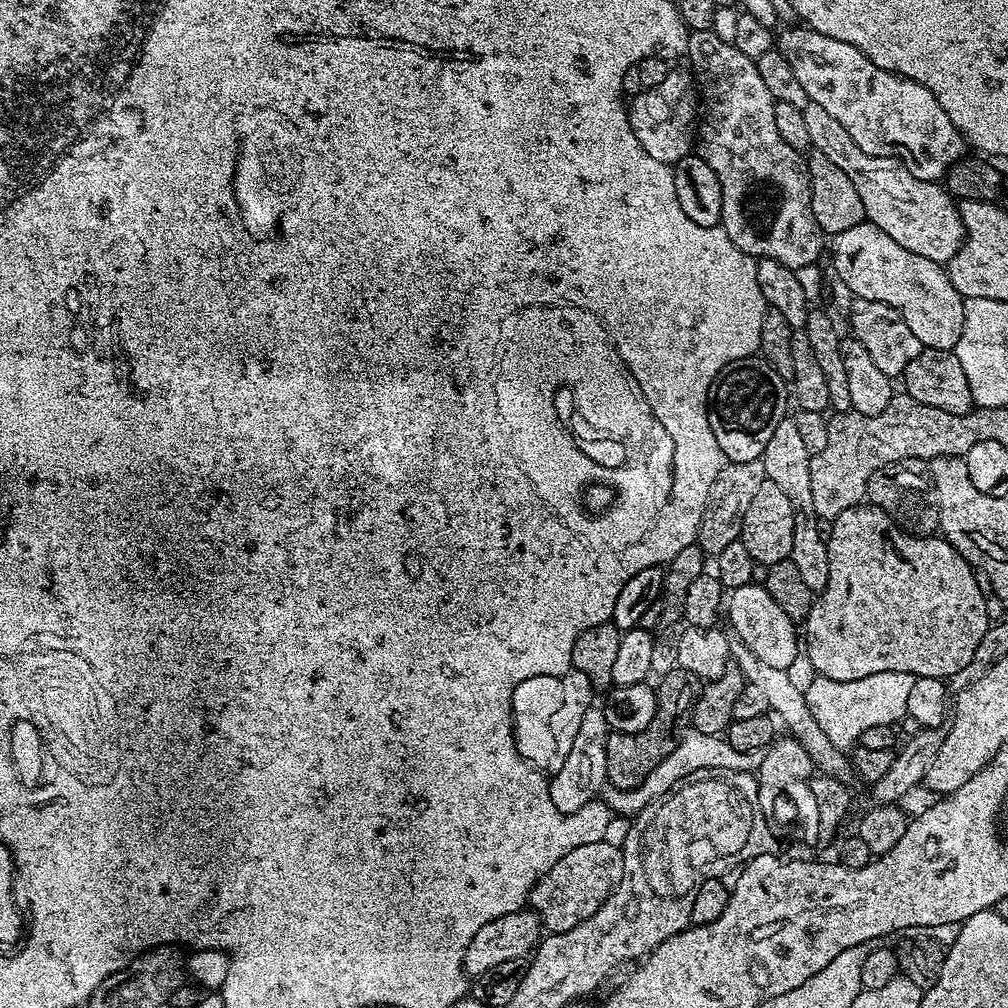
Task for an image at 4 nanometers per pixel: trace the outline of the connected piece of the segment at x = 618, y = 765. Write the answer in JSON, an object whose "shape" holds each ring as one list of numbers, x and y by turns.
{"shape":[[676,667,665,676,659,677,656,689,656,713,654,722,646,726,646,730,638,730,638,734,622,734,609,731,606,742,606,771,612,776,644,776,649,768,660,760,664,753,682,744,682,733,689,727,692,708,700,693,702,681,690,670]]}

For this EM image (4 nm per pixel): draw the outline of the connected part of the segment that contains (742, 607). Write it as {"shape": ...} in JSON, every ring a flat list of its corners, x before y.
{"shape":[[750,583,731,589,726,596,726,620,732,623,731,631,735,639,746,642,754,655,766,662,766,666,786,669,796,656,801,655,802,644,798,639,797,621,791,620,786,610,782,610,782,606,770,598,763,584]]}

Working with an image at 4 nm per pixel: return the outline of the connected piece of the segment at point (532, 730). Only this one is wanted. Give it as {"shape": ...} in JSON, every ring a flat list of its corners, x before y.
{"shape":[[569,670,565,676,539,676,526,678,526,682,518,682,512,695,512,726,518,754,533,768,538,768,545,774,555,774,558,770,562,770,566,754,570,754,570,746,574,746,578,726,582,726,582,717,585,716,588,708,593,707,592,695,594,689,590,678,575,670]]}

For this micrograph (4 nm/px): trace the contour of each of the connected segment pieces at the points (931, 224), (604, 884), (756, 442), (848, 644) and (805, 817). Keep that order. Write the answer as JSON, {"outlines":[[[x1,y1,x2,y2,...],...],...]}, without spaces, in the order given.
{"outlines":[[[810,102,803,112,811,147,826,154,826,158,854,182,854,190,858,190,858,198,862,198,867,223,876,224,878,230,886,230,898,246,906,246,906,250,939,264,947,265,948,260,958,254,964,241,964,227,957,201,947,187,914,178,899,160,866,155,854,138,846,134,846,126,842,126,838,118,826,114,822,106]],[[604,839,598,842,580,844,574,850,570,850,570,854,566,854,566,858,554,862,554,866,550,866,548,873,532,887,530,897,531,911,540,915,540,923,549,933,574,930,574,926,586,922,586,918,590,918,604,905,606,898,612,895,612,891,615,890,616,885,620,883,623,873,623,847,612,846]],[[759,355,735,360,723,368,708,391,708,417,725,461,737,464,761,459,778,422,786,418,788,404,790,408,789,385]],[[861,502,855,504,850,510,842,510,842,514,838,514,835,520,831,521,829,528,832,529,827,529,826,539,830,554,830,578,824,589,813,599,810,614,802,624,802,636,806,641,806,655,813,664,817,677,825,676,828,679,836,679,838,682,850,682,851,679,867,678,870,674,885,673,886,671,904,671,906,674,916,677,925,676,939,680,958,674,958,670,962,670,962,666,966,666,970,662,970,658,974,658,974,650,978,650,978,642,982,642,982,638,990,627,989,597,972,565,966,562,966,558,962,558,962,554,958,554,958,550,954,546,950,546,947,540,939,535,914,536,911,532,904,531,881,508,877,508,871,502]],[[795,738,787,739,777,739,764,752,764,761,761,763,761,766,764,768,764,776,756,776,758,802,762,808,763,817,766,818,767,825,770,826,772,832,776,833,779,837,785,838,784,836,793,832,792,824,796,821,794,832,797,838,806,842,812,842,816,838,816,828,818,832,817,809,815,812,806,803,799,803,790,795,790,792,800,784,808,781,812,774,814,775,814,767,810,754,800,745,799,740]]]}

